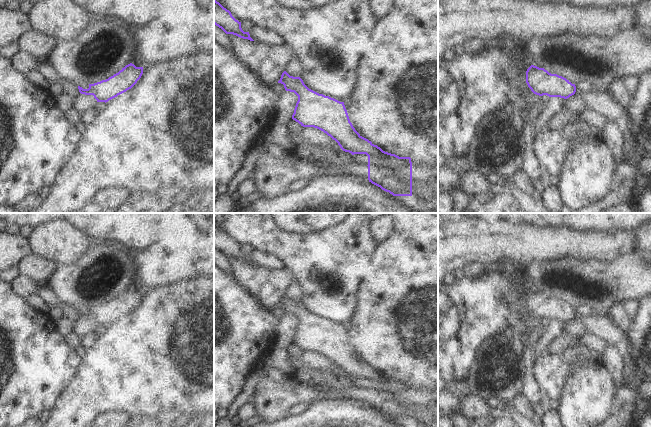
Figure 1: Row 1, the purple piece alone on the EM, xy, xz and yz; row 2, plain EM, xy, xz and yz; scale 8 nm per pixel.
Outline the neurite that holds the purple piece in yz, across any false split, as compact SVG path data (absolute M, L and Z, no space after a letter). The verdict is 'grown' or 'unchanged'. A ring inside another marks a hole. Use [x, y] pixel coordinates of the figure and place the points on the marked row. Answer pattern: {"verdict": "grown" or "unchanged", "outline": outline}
{"verdict": "unchanged", "outline": "M531 65L526 71L526 83L531 91L539 96L567 99L576 92L575 84L557 74L551 74L544 68Z"}

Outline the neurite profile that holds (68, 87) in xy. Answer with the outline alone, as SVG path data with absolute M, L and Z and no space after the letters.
M59 79L58 81L63 89L63 92L67 93L68 95L71 95L73 99L75 99L79 94L79 89L76 84L73 84L67 80Z

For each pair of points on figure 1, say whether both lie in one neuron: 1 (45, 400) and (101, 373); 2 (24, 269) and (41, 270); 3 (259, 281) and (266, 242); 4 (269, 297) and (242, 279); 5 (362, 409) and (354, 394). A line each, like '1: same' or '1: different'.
1: different
2: same
3: different
4: same
5: different

